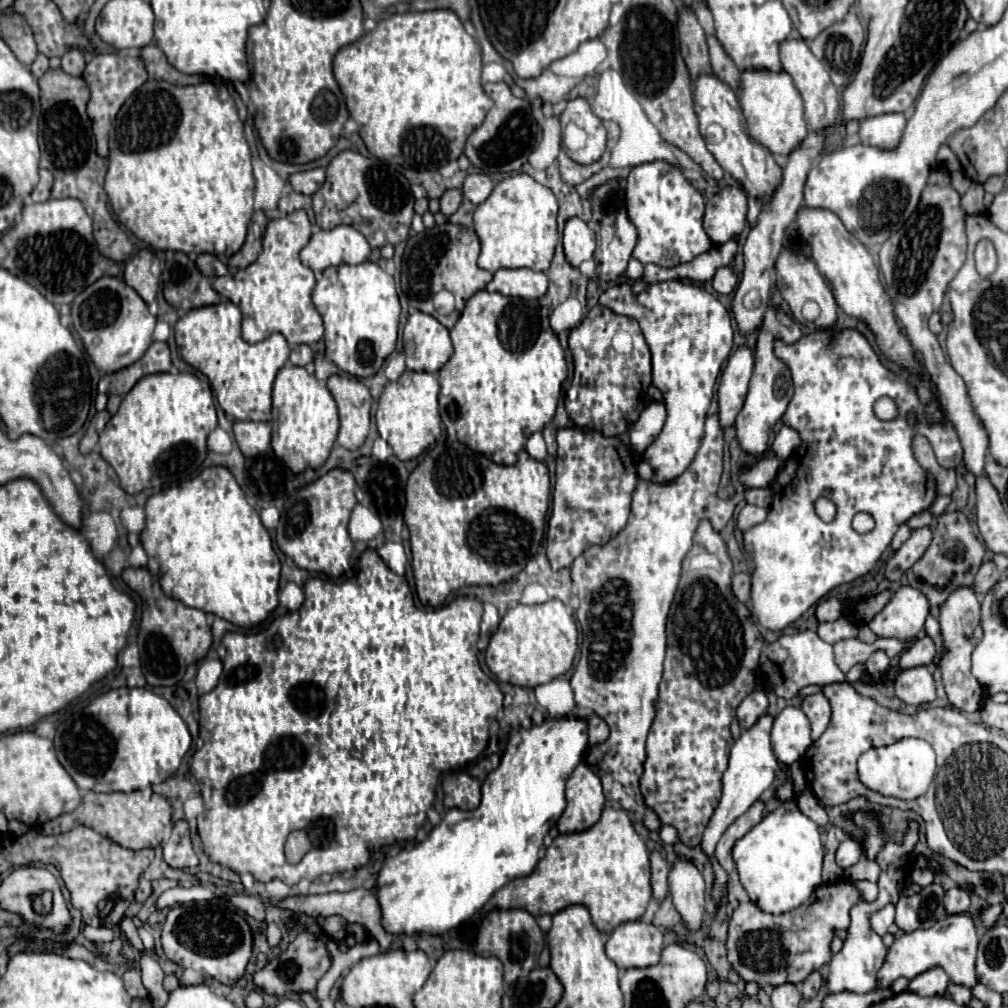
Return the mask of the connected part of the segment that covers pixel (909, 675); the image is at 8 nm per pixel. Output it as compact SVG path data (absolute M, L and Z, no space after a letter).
M924 666L900 672L894 680L894 688L896 688L896 696L912 706L920 706L936 700L934 678Z

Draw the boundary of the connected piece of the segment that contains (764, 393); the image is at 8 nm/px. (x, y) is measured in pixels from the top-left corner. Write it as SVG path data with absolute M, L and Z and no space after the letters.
M770 306L766 310L764 324L762 324L762 328L758 332L750 390L748 390L744 408L740 410L740 414L736 418L738 442L750 454L762 454L768 448L770 430L782 418L782 414L786 412L786 406L788 406L788 402L790 402L790 398L794 394L790 368L786 368L786 364L780 358L776 358L776 354L774 354L774 338L776 336L780 336L786 344L792 344L792 342L798 342L802 338L802 330L800 330L800 324L790 318L790 314L786 314L782 308Z

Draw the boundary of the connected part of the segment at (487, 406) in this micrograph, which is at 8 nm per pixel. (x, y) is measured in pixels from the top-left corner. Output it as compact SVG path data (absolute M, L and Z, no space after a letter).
M480 290L466 302L460 320L450 330L450 338L454 354L438 372L440 406L448 410L462 444L474 452L486 454L496 464L514 464L516 454L524 448L530 434L540 432L554 418L562 382L568 376L564 350L552 332L548 318L528 300Z

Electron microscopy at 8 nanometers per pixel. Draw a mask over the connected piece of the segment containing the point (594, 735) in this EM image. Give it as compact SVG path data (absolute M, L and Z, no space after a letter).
M588 716L586 718L588 722L588 734L590 734L590 746L596 746L596 744L602 744L606 740L606 736L610 734L608 730L608 724L600 718L600 716Z

